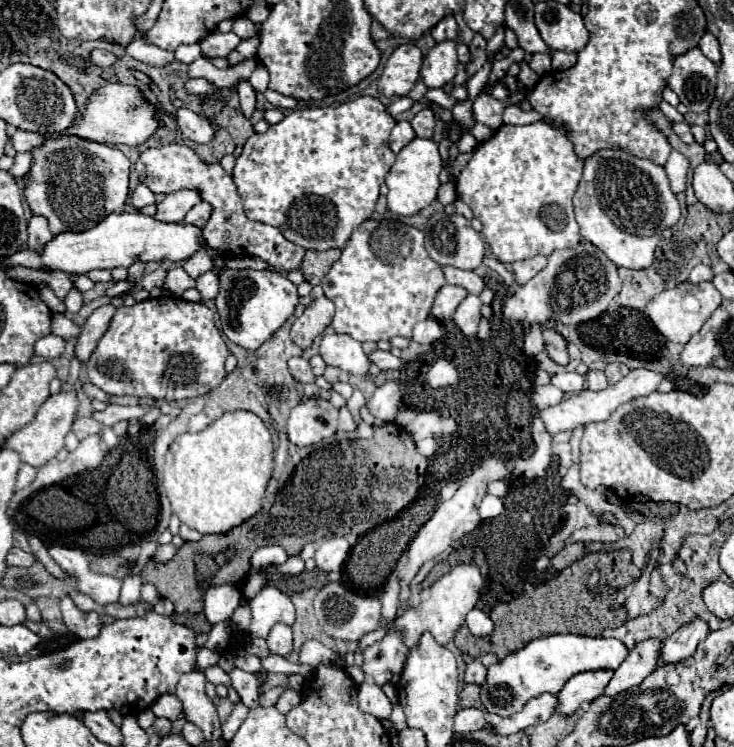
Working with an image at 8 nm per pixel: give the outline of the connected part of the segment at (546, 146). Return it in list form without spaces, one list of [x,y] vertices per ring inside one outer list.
[[[533,122],[525,126],[501,126],[493,132],[493,136],[481,142],[457,178],[457,194],[459,198],[473,210],[475,218],[483,224],[483,236],[491,246],[491,252],[499,262],[517,262],[527,260],[531,256],[543,254],[549,256],[555,248],[571,248],[581,242],[579,224],[573,216],[571,198],[581,180],[583,162],[575,154],[571,140],[549,126],[547,122]]]

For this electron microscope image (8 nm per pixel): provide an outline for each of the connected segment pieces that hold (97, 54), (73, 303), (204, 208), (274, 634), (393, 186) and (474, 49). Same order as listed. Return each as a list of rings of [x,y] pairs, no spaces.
[[[93,50],[91,52],[91,62],[101,66],[101,68],[109,68],[115,62],[115,54],[111,54],[107,50]]]
[[[73,288],[73,290],[71,290],[67,296],[65,296],[65,306],[67,306],[67,312],[71,312],[71,314],[79,312],[79,308],[83,306],[83,300],[81,300],[81,292]]]
[[[199,202],[199,204],[195,204],[195,206],[187,212],[185,224],[195,224],[195,226],[203,228],[203,226],[207,224],[209,216],[211,216],[211,206],[209,206],[207,202]]]
[[[275,624],[267,636],[267,644],[269,644],[269,650],[273,654],[279,654],[279,656],[287,656],[291,650],[293,650],[293,636],[291,636],[291,628],[287,624]]]
[[[415,138],[411,140],[399,154],[395,164],[387,174],[387,208],[399,216],[413,216],[419,210],[427,208],[437,198],[439,188],[439,174],[443,170],[443,160],[439,154],[439,146],[433,138]]]
[[[475,34],[469,50],[471,50],[471,62],[467,64],[467,72],[469,72],[469,76],[473,76],[477,70],[481,70],[481,66],[487,60],[487,40],[483,36]]]

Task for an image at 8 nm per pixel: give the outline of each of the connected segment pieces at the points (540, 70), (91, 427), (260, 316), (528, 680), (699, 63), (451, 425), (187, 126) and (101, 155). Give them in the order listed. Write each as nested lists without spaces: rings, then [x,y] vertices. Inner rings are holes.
[[[535,54],[531,60],[531,70],[539,76],[545,76],[551,70],[551,54]]]
[[[77,418],[73,422],[73,432],[75,432],[75,436],[79,440],[83,440],[83,438],[87,438],[91,434],[99,434],[99,430],[101,430],[101,424],[95,422],[93,418]]]
[[[221,258],[215,260],[215,266],[223,268],[219,274],[219,294],[215,298],[223,332],[237,346],[257,350],[295,312],[295,306],[299,304],[297,286],[285,274],[275,270],[231,270]]]
[[[553,634],[545,638],[535,638],[527,642],[517,652],[509,652],[503,660],[491,664],[487,668],[487,680],[481,686],[481,702],[487,712],[497,716],[513,716],[527,704],[527,700],[537,698],[545,692],[557,694],[563,684],[587,670],[601,670],[601,668],[619,668],[619,664],[627,656],[627,648],[623,642],[615,638],[587,638],[575,634]]]
[[[691,48],[683,56],[675,56],[673,74],[667,86],[691,112],[705,112],[715,98],[717,64],[711,62],[699,48]]]
[[[421,412],[413,422],[407,424],[407,432],[419,440],[425,436],[443,436],[443,434],[455,434],[457,422],[453,418],[443,418],[435,412]]]
[[[179,108],[177,112],[177,124],[181,128],[181,132],[185,134],[185,138],[199,142],[199,144],[207,144],[215,138],[215,130],[209,124],[207,118],[187,110],[187,108]]]
[[[63,136],[47,140],[41,148],[33,150],[33,158],[35,164],[25,176],[25,198],[31,212],[43,214],[49,220],[53,234],[65,230],[81,232],[113,212],[123,212],[129,192],[131,162],[121,150],[77,136]]]

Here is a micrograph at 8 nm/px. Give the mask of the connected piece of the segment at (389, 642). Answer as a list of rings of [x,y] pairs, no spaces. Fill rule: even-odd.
[[[389,630],[379,642],[363,650],[363,672],[375,680],[375,684],[389,684],[393,676],[401,674],[409,648],[403,644],[403,634]]]

